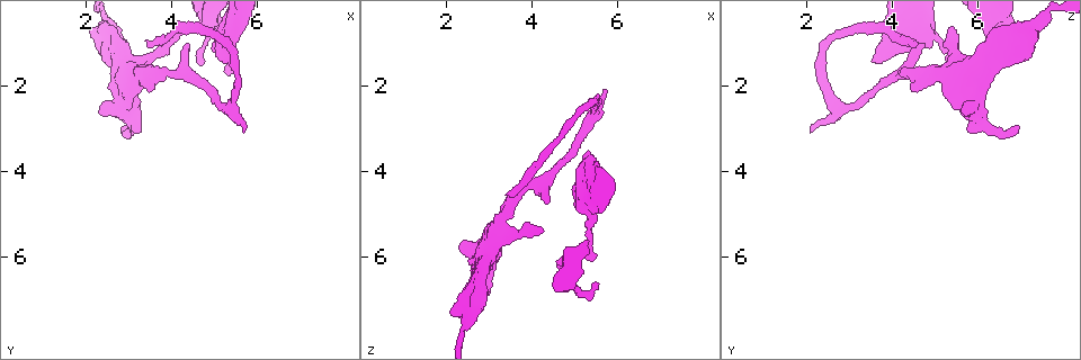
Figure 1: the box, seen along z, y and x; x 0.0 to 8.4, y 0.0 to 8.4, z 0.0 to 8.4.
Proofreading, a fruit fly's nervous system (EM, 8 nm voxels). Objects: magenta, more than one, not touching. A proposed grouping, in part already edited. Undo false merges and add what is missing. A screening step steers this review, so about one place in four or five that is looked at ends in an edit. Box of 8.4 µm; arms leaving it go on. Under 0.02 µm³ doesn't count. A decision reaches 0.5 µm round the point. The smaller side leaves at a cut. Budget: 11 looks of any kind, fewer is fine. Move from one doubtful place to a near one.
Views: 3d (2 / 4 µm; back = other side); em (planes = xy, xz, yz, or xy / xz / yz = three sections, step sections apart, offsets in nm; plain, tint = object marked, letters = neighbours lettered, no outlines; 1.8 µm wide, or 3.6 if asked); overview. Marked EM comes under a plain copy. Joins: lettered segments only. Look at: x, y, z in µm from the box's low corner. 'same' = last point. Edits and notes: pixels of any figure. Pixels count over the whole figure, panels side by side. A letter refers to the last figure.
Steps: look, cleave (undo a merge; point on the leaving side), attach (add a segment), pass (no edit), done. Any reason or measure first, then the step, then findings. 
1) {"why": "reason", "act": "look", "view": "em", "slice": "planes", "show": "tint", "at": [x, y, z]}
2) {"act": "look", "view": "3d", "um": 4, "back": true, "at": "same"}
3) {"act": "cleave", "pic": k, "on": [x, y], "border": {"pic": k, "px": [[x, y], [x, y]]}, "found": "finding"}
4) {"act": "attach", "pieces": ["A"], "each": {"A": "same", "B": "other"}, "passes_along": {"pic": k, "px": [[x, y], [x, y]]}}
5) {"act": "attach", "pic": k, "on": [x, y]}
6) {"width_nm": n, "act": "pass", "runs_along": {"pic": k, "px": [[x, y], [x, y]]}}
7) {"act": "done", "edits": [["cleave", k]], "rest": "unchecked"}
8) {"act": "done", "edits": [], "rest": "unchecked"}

{"why": "free end", "act": "look", "view": "em", "slice": "planes", "show": "letters", "at": [5.70, 3.05, 2.10]}

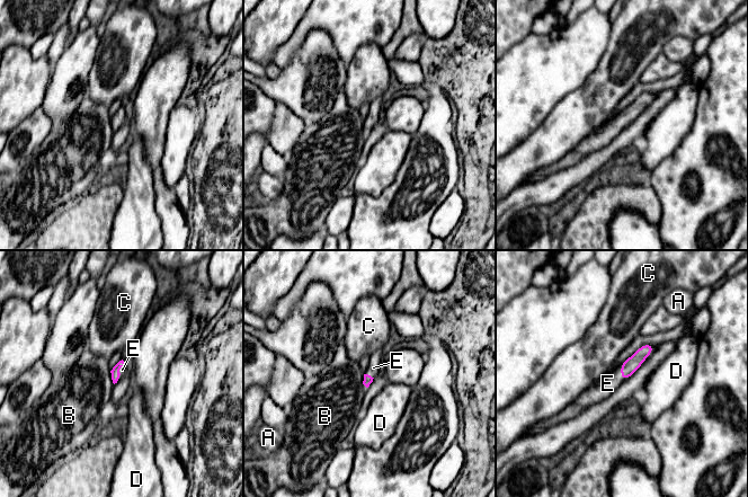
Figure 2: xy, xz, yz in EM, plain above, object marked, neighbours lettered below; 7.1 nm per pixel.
{"act": "attach", "pieces": ["E"], "each": {"A": "other", "B": "other", "C": "other", "D": "other", "E": "same"}, "passes_along": {"pic": 2, "px": [[628, 367], [621, 373], [607, 383]]}, "found": "the neuron continues"}

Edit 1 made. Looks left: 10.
{"act": "look", "view": "overview"}

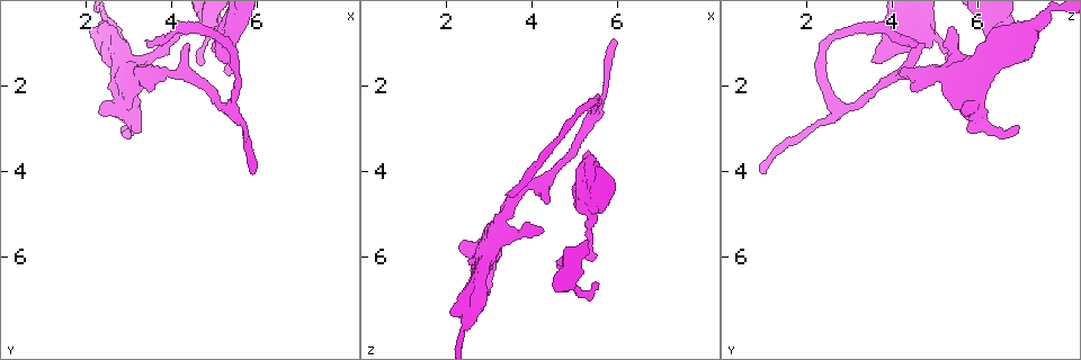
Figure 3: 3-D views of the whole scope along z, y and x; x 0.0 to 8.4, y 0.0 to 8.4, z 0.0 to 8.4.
{"act": "look", "view": "em", "slice": "xy", "step": 4, "show": "letters", "at": [3.45, 0.95, 4.60]}

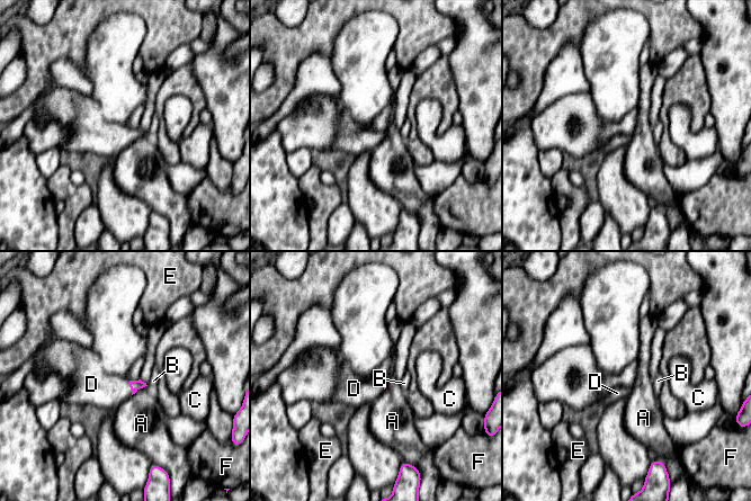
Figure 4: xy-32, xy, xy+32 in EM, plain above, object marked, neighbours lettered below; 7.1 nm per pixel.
{"act": "look", "view": "em", "slice": "planes", "show": "letters", "at": "same"}

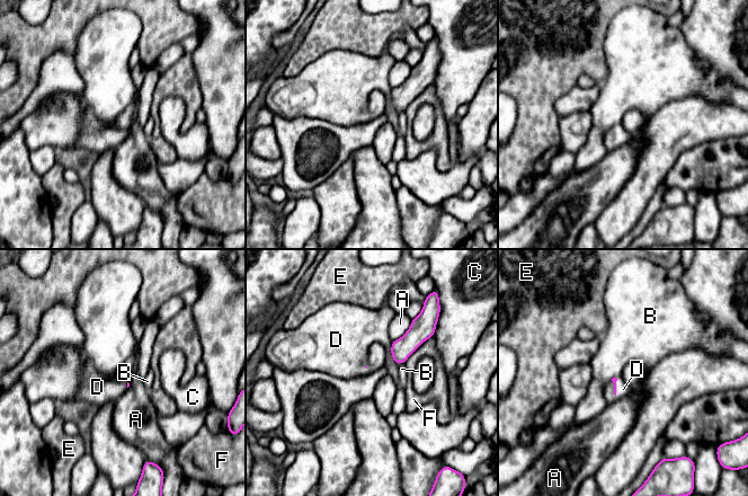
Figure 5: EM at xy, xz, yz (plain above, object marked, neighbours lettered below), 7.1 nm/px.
{"longest_contact_nm": ["F", 280], "act": "attach", "pieces": ["D"], "each": {"A": "other", "B": "other", "C": "other", "D": "same", "E": "other", "F": "other"}, "passes_along": {"pic": 5, "px": [[401, 348], [391, 353], [368, 326]]}, "found": "the neuron continues"}

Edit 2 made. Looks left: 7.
{"why": "thick turns thin", "act": "look", "view": "em", "um": 3.6, "slice": "planes", "show": "tint", "at": [3.00, 2.65, 5.90]}

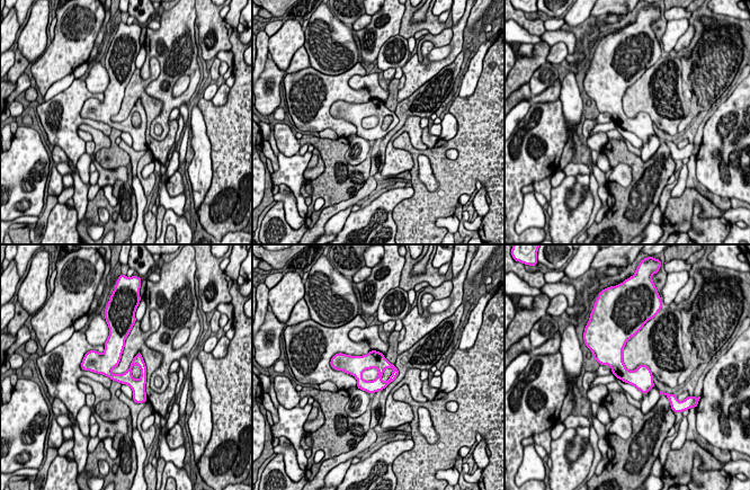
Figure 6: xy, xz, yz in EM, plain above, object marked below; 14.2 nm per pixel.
{"act": "look", "view": "em", "um": 3.6, "slice": "planes", "show": "letters", "at": "same"}

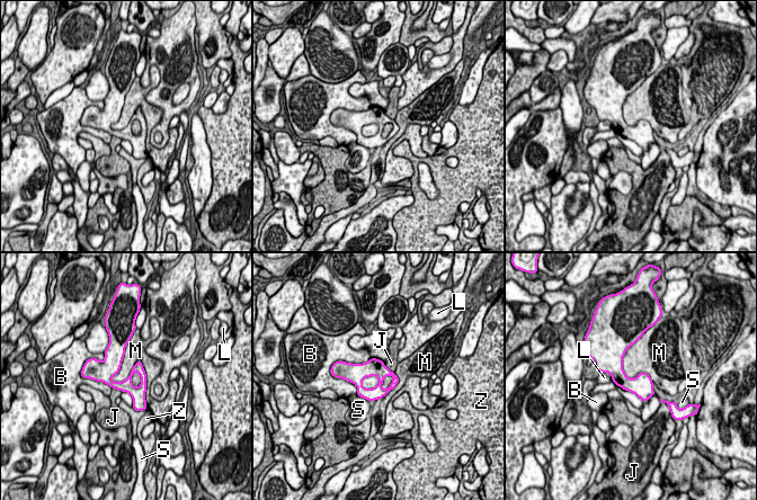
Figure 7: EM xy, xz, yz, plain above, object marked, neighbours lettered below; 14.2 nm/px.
{"act": "pass", "each": {"B": "other", "J": "other", "L": "other", "M": "other", "S": "other", "Z": "other"}, "runs_along": {"pic": 7, "px": [[119, 347], [109, 380], [127, 386], [139, 408]]}, "found": "continuous, no second neuron"}

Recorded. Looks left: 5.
{"why": "stops while still wide", "act": "look", "view": "3d", "um": 2, "at": [5.25, 1.45, 3.70]}

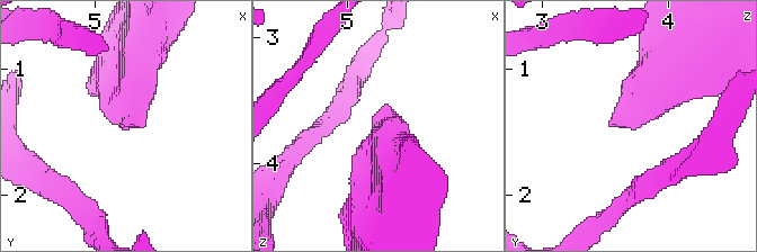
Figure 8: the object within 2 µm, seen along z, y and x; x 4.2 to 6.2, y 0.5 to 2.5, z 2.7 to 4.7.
{"why": "shape alone is not enough", "act": "look", "view": "em", "slice": "planes", "show": "letters", "at": [5.26, 1.46, 3.66]}

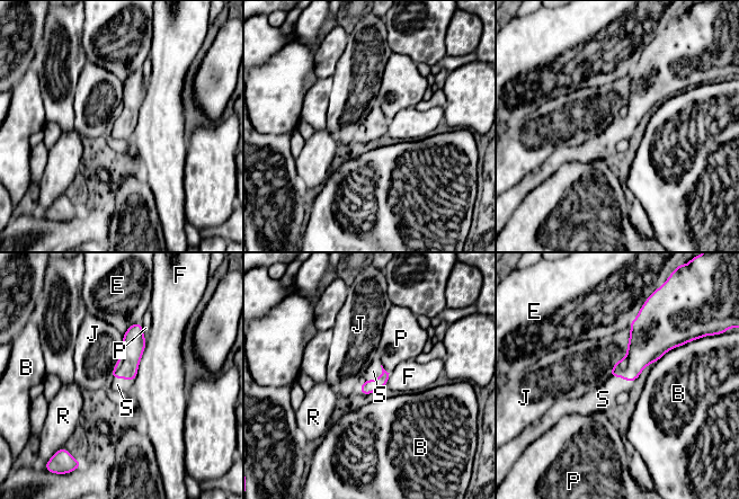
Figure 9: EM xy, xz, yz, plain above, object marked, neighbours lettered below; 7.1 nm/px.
{"act": "attach", "pieces": ["S"], "each": {"B": "other", "E": "other", "F": "other", "J": "other", "P": "other", "R": "other", "S": "same"}, "passes_along": {"pic": 9, "px": [[368, 386], [376, 379], [373, 371]]}, "found": "the neuron continues"}

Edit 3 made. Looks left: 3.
{"act": "done", "edits": [["attach", 2], ["attach", 5], ["attach", 9]], "rest": "unchecked"}

